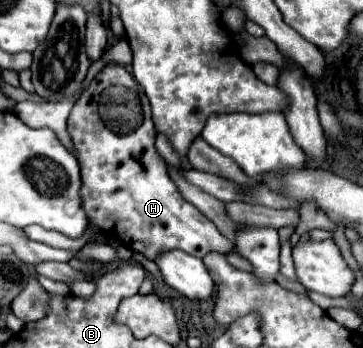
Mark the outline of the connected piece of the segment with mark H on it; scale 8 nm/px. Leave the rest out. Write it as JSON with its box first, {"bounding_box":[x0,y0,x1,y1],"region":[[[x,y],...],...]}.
{"bounding_box":[68,65,232,261],"region":[[[106,65],[90,83],[90,87],[74,103],[68,117],[68,133],[72,137],[76,159],[82,173],[82,199],[90,223],[96,223],[106,237],[118,239],[122,245],[142,253],[154,261],[158,255],[180,249],[194,257],[210,251],[228,253],[232,243],[220,235],[214,223],[206,219],[194,205],[182,199],[178,187],[168,175],[168,165],[154,147],[156,129],[146,107],[142,127],[132,133],[116,135],[98,117],[100,93],[110,85],[140,89],[134,77],[122,65]]]}

